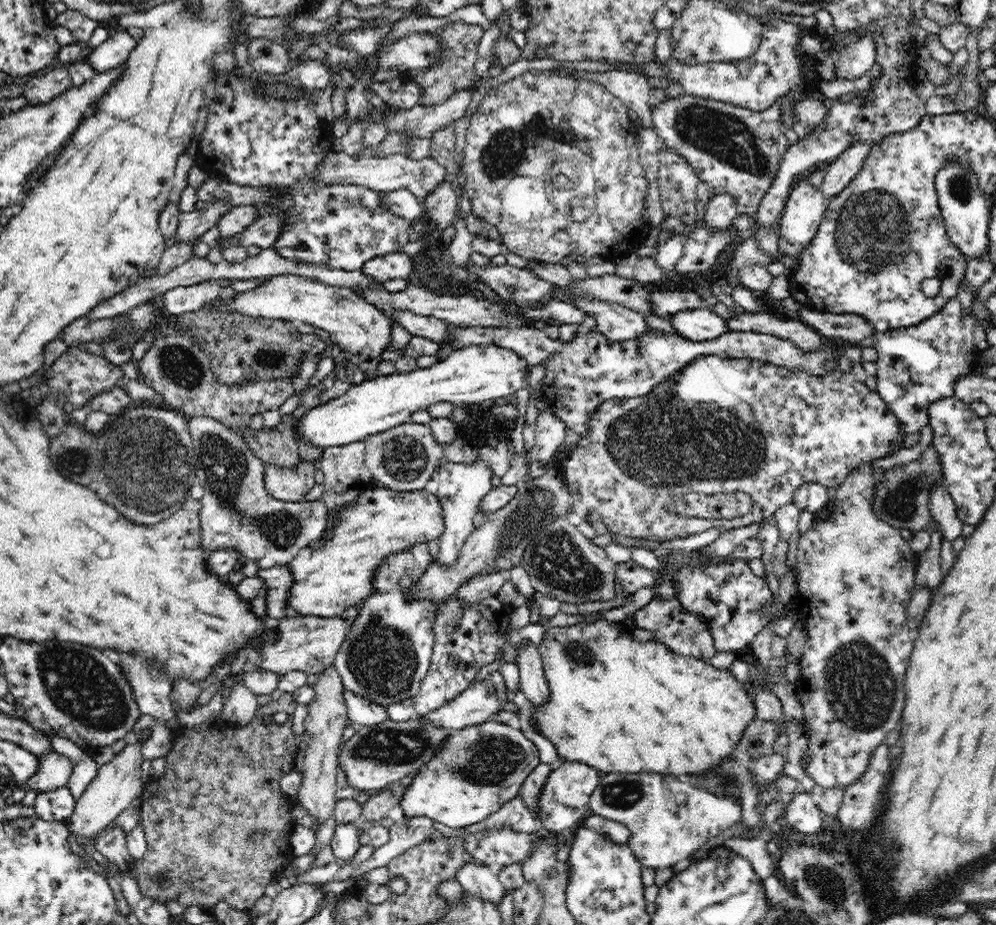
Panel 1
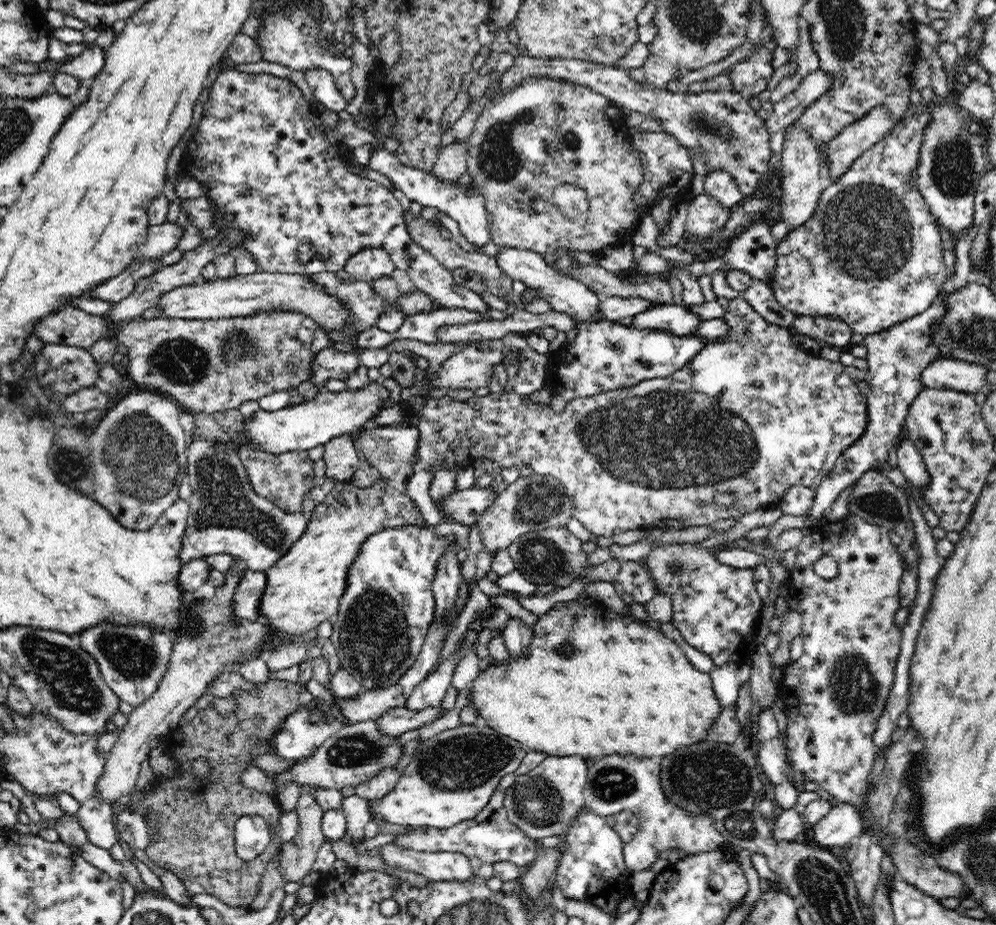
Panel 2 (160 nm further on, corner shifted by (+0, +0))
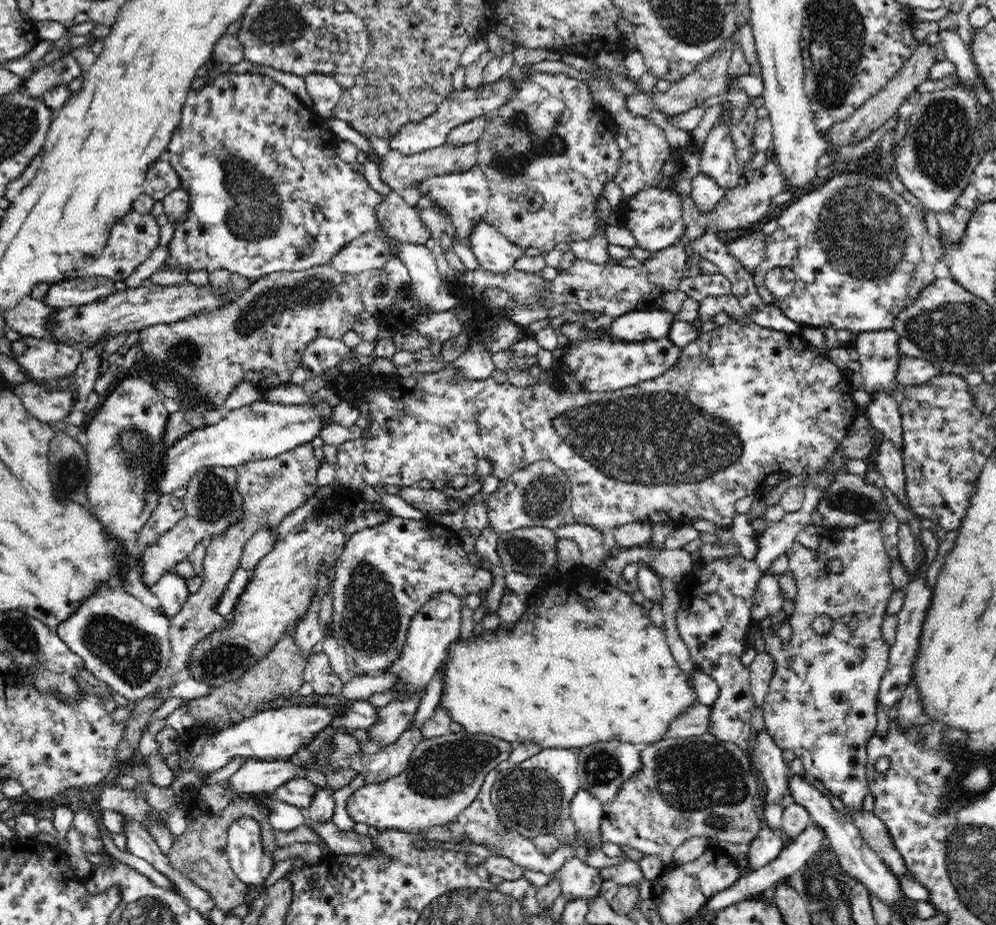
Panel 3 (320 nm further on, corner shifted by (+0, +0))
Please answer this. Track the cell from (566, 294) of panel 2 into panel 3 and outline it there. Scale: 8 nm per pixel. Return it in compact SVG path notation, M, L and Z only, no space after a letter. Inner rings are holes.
M484 218L475 224L474 231L467 239L479 268L494 274L516 270L512 267L514 260L524 254L521 246L508 240L498 229L486 223Z

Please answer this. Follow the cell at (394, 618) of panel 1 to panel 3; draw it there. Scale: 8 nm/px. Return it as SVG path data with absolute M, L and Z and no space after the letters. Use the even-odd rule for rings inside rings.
M392 517L382 524L363 528L350 535L344 550L335 562L335 578L331 587L333 599L332 631L337 642L350 656L363 674L368 670L384 670L397 660L406 642L406 630L410 620L432 596L449 590L456 595L480 594L493 585L489 569L480 569L470 564L458 533L439 525L426 517L421 520Z

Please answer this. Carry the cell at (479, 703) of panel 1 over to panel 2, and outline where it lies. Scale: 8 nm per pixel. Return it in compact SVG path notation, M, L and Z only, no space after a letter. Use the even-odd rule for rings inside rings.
M432 706L420 710L411 710L410 708L394 707L388 709L388 712L383 712L373 721L376 723L380 734L388 736L399 736L409 730L416 730L425 724L430 724L433 720L442 716L444 713L439 713L440 706Z

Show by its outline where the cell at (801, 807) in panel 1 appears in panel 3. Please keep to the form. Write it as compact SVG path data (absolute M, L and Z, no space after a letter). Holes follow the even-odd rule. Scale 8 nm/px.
M767 825L761 828L757 834L758 836L752 840L750 850L746 854L746 862L748 862L750 871L758 871L766 864L770 864L786 848L781 834L778 831L773 831Z

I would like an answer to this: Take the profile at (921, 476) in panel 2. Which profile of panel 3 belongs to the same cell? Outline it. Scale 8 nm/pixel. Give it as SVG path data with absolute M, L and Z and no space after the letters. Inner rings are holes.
M876 392L871 396L871 402L863 414L866 416L866 421L874 427L874 431L880 431L881 436L888 438L896 449L901 450L904 433L899 408L891 392L888 394Z

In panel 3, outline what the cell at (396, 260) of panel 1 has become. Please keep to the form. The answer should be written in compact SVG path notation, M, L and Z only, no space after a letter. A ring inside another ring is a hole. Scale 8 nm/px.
M363 232L336 254L329 265L343 273L356 276L364 270L383 269L390 251L380 235Z

